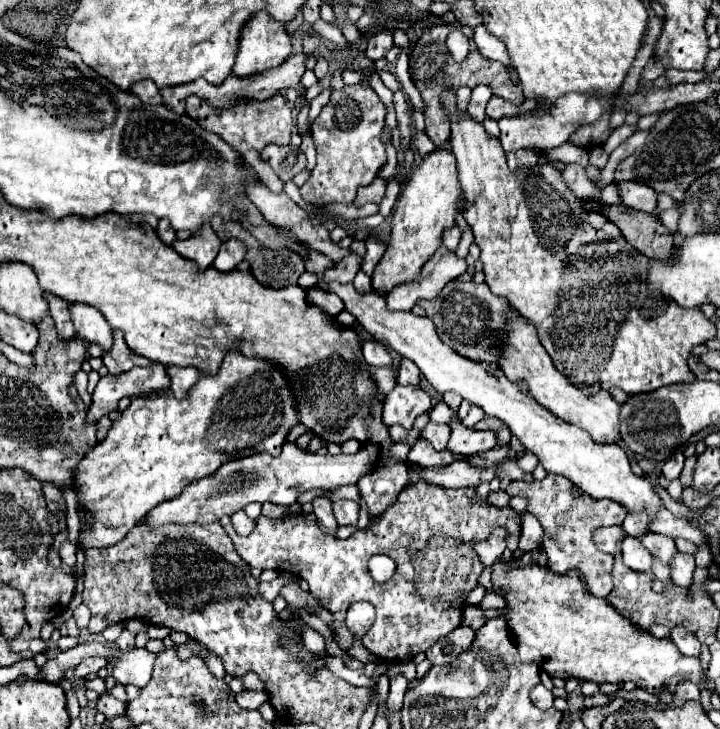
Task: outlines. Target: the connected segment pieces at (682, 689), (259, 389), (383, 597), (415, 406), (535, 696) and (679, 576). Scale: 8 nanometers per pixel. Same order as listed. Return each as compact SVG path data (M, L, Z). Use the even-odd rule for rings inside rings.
M686 680L677 685L673 694L672 706L682 706L687 700L699 701L700 691L692 682Z
M232 350L226 358L224 358L224 364L222 368L218 370L218 374L214 376L200 376L198 384L188 392L188 398L184 400L178 400L174 396L142 396L142 398L134 398L132 404L122 412L120 420L116 420L108 432L108 436L98 442L94 448L90 448L86 452L86 456L82 458L82 462L76 466L74 470L74 486L78 490L78 510L84 512L84 530L80 532L80 536L76 538L78 546L82 550L88 550L88 548L108 548L116 542L120 542L154 506L158 506L162 500L170 500L170 498L176 498L190 482L194 480L200 480L200 478L206 478L210 476L214 470L218 470L224 462L230 462L234 458L242 458L242 456L250 456L250 454L256 454L256 452L270 452L274 456L278 456L278 452L282 450L282 444L284 444L284 438L288 434L288 430L298 422L298 414L296 414L296 404L294 404L294 398L292 398L292 392L288 390L288 384L286 384L286 378L282 376L282 372L278 368L274 368L272 364L266 364L266 360L250 360L246 356L242 356L238 350Z
M414 484L406 486L396 504L392 504L376 524L370 524L364 530L358 530L352 534L348 540L338 540L330 534L324 534L318 524L314 514L304 516L304 514L286 514L282 518L266 518L258 516L256 526L250 536L238 536L234 526L230 524L230 518L222 518L220 524L224 526L226 534L232 538L236 552L240 558L252 566L252 568L270 568L278 572L290 572L298 578L304 578L310 584L310 594L316 594L316 598L322 602L322 606L332 612L334 616L334 642L342 652L348 652L350 646L354 644L352 632L346 628L346 610L350 604L366 600L376 608L376 620L372 628L362 636L362 646L368 648L368 652L384 658L388 664L400 664L406 660L408 652L426 652L438 638L446 636L454 628L460 626L462 622L462 606L470 590L478 586L478 578L482 572L482 564L478 562L476 552L472 550L474 542L482 542L490 536L490 532L498 526L506 528L506 542L510 550L518 548L518 538L522 532L522 522L520 514L512 510L510 506L506 508L496 508L488 504L488 500L480 498L476 494L476 488L434 488L430 484ZM374 554L386 554L396 562L396 572L394 576L384 582L376 584L374 578L368 572L368 560Z
M396 386L384 400L384 424L394 426L400 424L406 430L412 428L416 416L428 412L432 406L428 394L420 388L412 386Z
M536 684L536 688L532 688L532 692L530 692L530 700L532 700L540 710L546 710L546 708L552 708L554 694L552 694L550 690L546 690L542 684Z
M674 554L674 558L670 560L670 578L682 586L688 588L692 584L692 572L694 572L694 556L692 554Z

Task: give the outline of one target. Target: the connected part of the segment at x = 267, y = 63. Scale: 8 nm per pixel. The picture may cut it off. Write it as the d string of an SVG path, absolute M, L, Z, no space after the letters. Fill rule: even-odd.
M256 14L242 30L240 50L232 74L246 78L280 66L290 56L290 50L290 36L286 34L284 24L270 20L266 14Z

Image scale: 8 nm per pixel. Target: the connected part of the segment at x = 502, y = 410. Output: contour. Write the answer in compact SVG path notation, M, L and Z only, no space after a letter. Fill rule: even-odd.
M308 250L308 256L304 258L304 268L306 272L318 276L318 286L322 290L334 292L340 296L340 300L344 302L344 310L350 312L356 318L356 322L366 332L372 334L374 340L386 344L388 348L398 352L402 358L412 360L420 368L424 378L440 394L456 392L470 404L480 406L488 416L496 416L502 422L506 422L512 434L526 446L526 450L532 450L538 456L546 472L566 476L590 496L596 496L598 500L600 498L616 500L622 506L626 506L626 510L630 512L646 508L650 514L650 520L654 520L662 502L654 494L652 482L648 478L632 474L628 456L622 446L598 444L588 436L586 430L560 420L558 416L548 412L544 406L534 402L524 382L510 382L498 364L474 362L460 356L438 338L432 320L428 320L426 316L420 318L420 316L414 316L412 312L392 312L386 308L384 296L378 296L376 292L362 294L354 288L354 284L340 284L340 282L324 284L324 272L326 268L334 268L334 262L328 256L322 256L322 252Z

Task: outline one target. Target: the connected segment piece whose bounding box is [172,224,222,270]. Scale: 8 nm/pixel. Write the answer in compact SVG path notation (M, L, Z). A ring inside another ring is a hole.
M204 224L196 234L192 234L188 240L174 240L172 248L188 258L194 260L198 264L198 268L206 270L208 266L212 266L218 250L222 246L222 240L214 234L210 224Z

